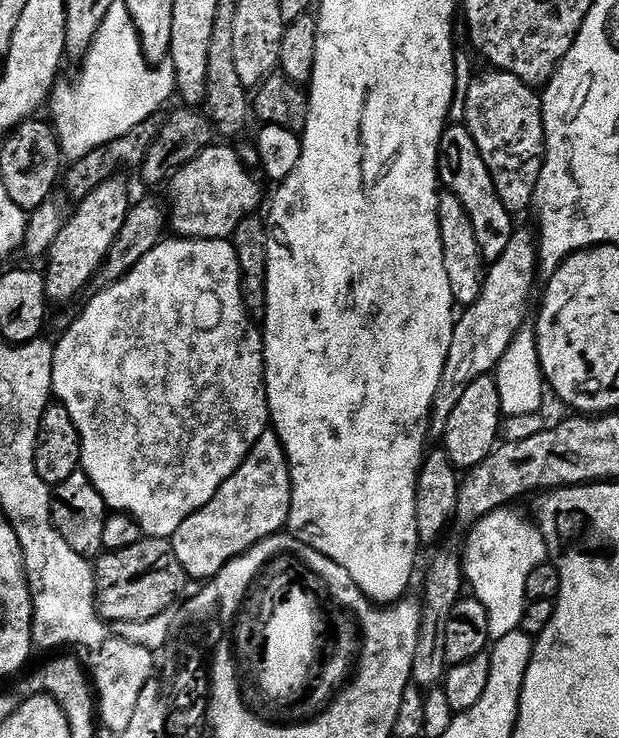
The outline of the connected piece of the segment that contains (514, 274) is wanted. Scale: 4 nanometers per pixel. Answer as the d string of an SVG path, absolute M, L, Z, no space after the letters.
M517 227L510 238L510 246L502 250L502 258L491 261L484 285L473 304L459 313L454 326L454 338L450 342L450 354L442 370L442 382L438 382L438 394L432 403L430 436L433 441L443 441L446 422L454 412L454 406L466 394L466 386L474 378L495 373L502 354L514 342L521 328L525 327L528 303L532 300L532 287L538 277L538 240L528 228Z

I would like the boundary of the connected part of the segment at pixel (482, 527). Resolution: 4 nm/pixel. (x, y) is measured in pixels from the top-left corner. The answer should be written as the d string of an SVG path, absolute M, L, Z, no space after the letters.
M511 507L497 508L467 529L468 541L462 551L464 579L490 618L490 637L493 641L506 638L506 634L521 631L524 611L528 608L528 583L536 567L549 559L548 544L539 527L524 516L511 512Z

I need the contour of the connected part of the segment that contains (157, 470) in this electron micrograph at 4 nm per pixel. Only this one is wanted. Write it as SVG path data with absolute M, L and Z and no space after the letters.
M165 238L161 240L158 246L154 246L154 250L150 250L150 254L146 254L146 258L139 260L126 275L112 282L109 288L102 289L85 306L84 313L65 330L60 344L58 340L58 343L55 345L56 353L54 354L52 391L55 399L66 406L66 410L70 414L70 418L80 435L80 468L90 478L90 482L94 482L98 494L102 494L102 498L107 502L109 509L113 513L125 512L126 515L133 516L136 519L137 526L144 531L141 533L145 537L153 540L168 540L172 537L178 530L178 526L182 526L182 522L186 522L186 518L190 518L190 514L202 510L202 506L206 506L210 502L210 498L214 498L214 494L218 494L222 482L226 482L226 478L230 478L230 474L234 474L238 470L238 466L242 466L242 462L250 454L250 450L258 442L258 438L262 438L262 434L269 431L272 415L268 409L268 383L264 377L264 333L258 327L257 321L255 324L252 320L255 320L253 313L249 312L248 307L244 304L244 288L240 284L240 263L238 262L236 245L231 239L193 240L191 238Z

